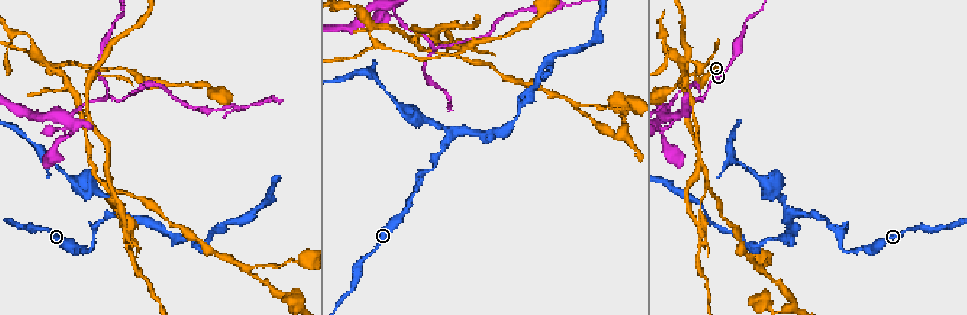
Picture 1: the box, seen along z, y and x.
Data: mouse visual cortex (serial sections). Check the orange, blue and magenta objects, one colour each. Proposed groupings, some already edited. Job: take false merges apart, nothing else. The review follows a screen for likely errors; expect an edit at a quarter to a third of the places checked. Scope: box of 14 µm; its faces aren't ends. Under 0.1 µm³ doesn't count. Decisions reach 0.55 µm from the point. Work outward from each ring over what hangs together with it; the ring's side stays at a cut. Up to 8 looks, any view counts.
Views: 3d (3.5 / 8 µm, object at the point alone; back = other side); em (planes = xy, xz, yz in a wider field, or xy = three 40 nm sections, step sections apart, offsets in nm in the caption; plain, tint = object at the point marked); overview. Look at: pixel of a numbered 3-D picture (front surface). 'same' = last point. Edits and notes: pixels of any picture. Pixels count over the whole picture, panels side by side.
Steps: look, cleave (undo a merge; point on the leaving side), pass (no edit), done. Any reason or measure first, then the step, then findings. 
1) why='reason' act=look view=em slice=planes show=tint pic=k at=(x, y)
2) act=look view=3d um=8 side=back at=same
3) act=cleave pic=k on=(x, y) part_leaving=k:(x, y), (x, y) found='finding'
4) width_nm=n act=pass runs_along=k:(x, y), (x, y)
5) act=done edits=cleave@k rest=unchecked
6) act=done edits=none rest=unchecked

why='thick turns thin' act=look view=3d um=3.5 pic=1 at=(388, 49)

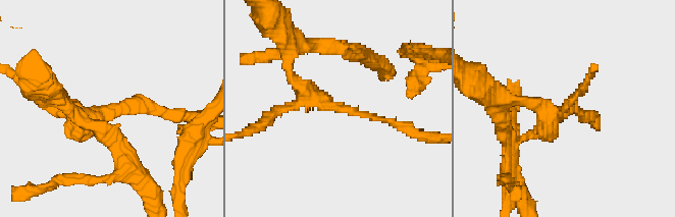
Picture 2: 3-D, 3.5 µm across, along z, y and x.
arms=3 arm_widths_nm=100,150,200 why='shape alone is not enough' act=look view=em slice=xy step=5 show=tint pic=2 at=(335, 105)

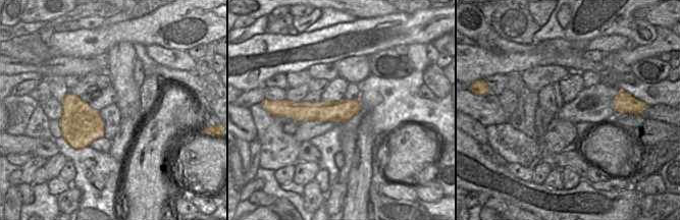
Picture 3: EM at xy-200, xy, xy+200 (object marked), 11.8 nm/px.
why='cut it another way' act=look view=em slice=xy step=1 show=tint at=same

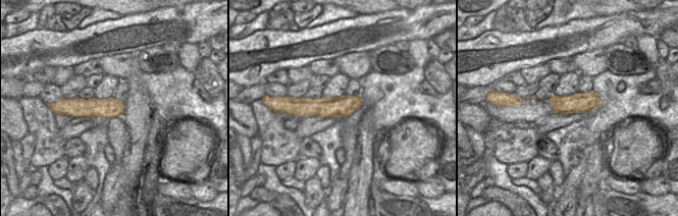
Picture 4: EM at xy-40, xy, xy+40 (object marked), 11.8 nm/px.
act=cleave pic=2 on=(288, 68) part_leaving=2:(318, 99), (287, 69), (297, 46), (318, 46) found='two cells meet here'

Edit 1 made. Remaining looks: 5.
why='abrupt turn' act=look view=3d um=3.5 pic=1 at=(433, 48)

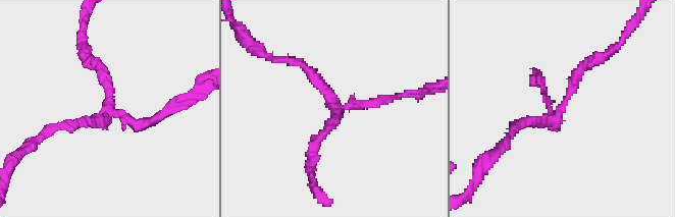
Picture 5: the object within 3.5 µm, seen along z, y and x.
arms=3 act=cleave pic=5 on=(379, 101) part_leaving=5:(346, 106), (373, 104), (426, 91) found='a second cell is stuck on'

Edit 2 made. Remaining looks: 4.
why='thick turns thin' act=look view=3d um=3.5 pic=1 at=(394, 9)

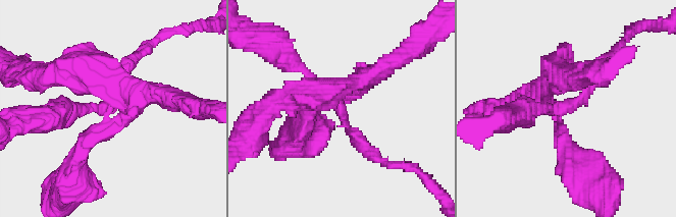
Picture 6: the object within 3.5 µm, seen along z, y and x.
why='need the tissue' act=look view=em slice=xy step=1 show=tint pic=6 at=(111, 109)

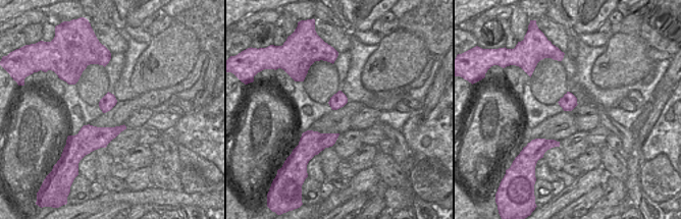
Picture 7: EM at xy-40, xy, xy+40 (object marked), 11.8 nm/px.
width_nm=180 act=cleave pic=6 on=(315, 111) part_leaving=6:(345, 95), (289, 97) found='a second cell is stuck on'

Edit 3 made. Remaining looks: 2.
act=done edits=cleave@2,cleave@5,cleave@6 rest=unchecked

